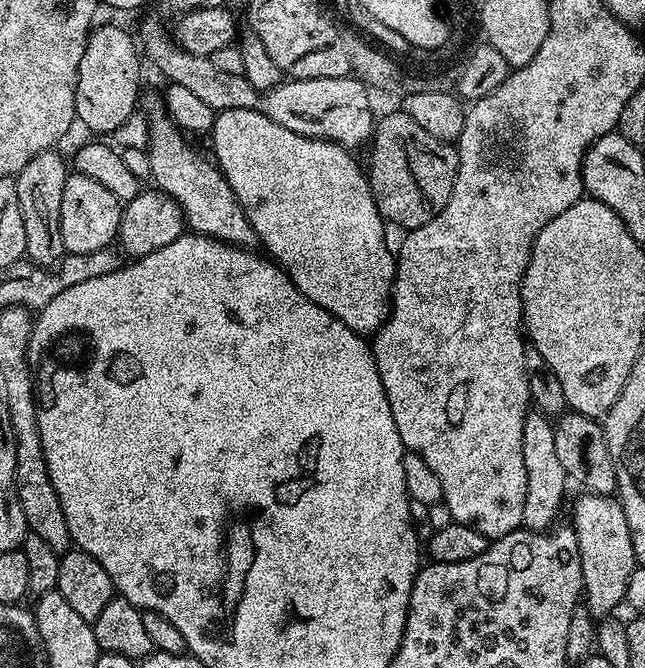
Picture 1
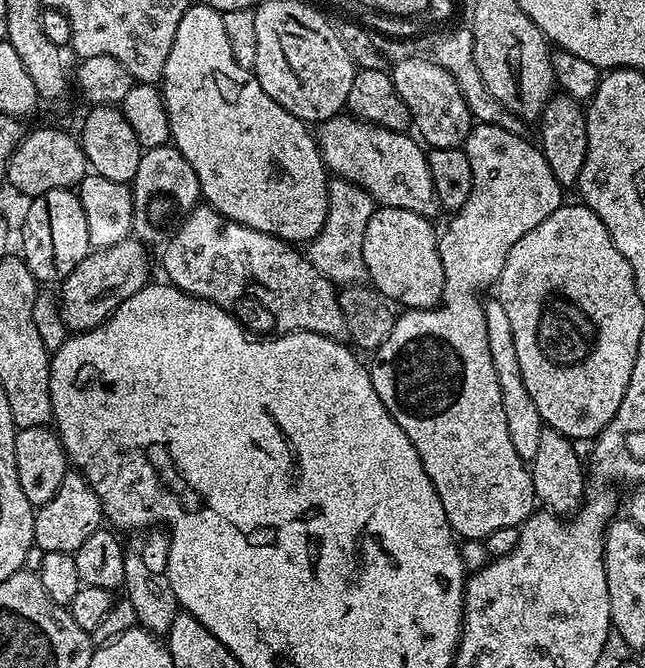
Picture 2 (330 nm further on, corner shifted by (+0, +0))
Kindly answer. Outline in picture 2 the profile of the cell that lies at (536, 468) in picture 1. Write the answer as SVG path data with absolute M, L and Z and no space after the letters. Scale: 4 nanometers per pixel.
M492 298L492 301L484 304L484 333L486 346L490 346L490 358L494 361L494 371L498 374L498 387L502 390L502 411L506 413L506 430L510 430L510 442L514 442L514 450L518 450L518 458L531 462L538 451L540 432L546 425L534 402L530 402L526 382L522 382L518 354L514 354L514 330L510 330L510 317L506 310L502 310L499 299Z

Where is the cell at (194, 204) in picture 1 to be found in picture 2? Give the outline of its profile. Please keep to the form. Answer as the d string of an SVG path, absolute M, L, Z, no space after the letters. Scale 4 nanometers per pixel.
M196 206L181 221L179 228L163 245L164 272L167 283L218 305L236 317L252 334L283 334L286 332L313 332L340 338L345 335L342 306L339 305L338 288L327 280L309 262L303 251L297 250L286 240L267 236L265 232L227 220L218 210Z

